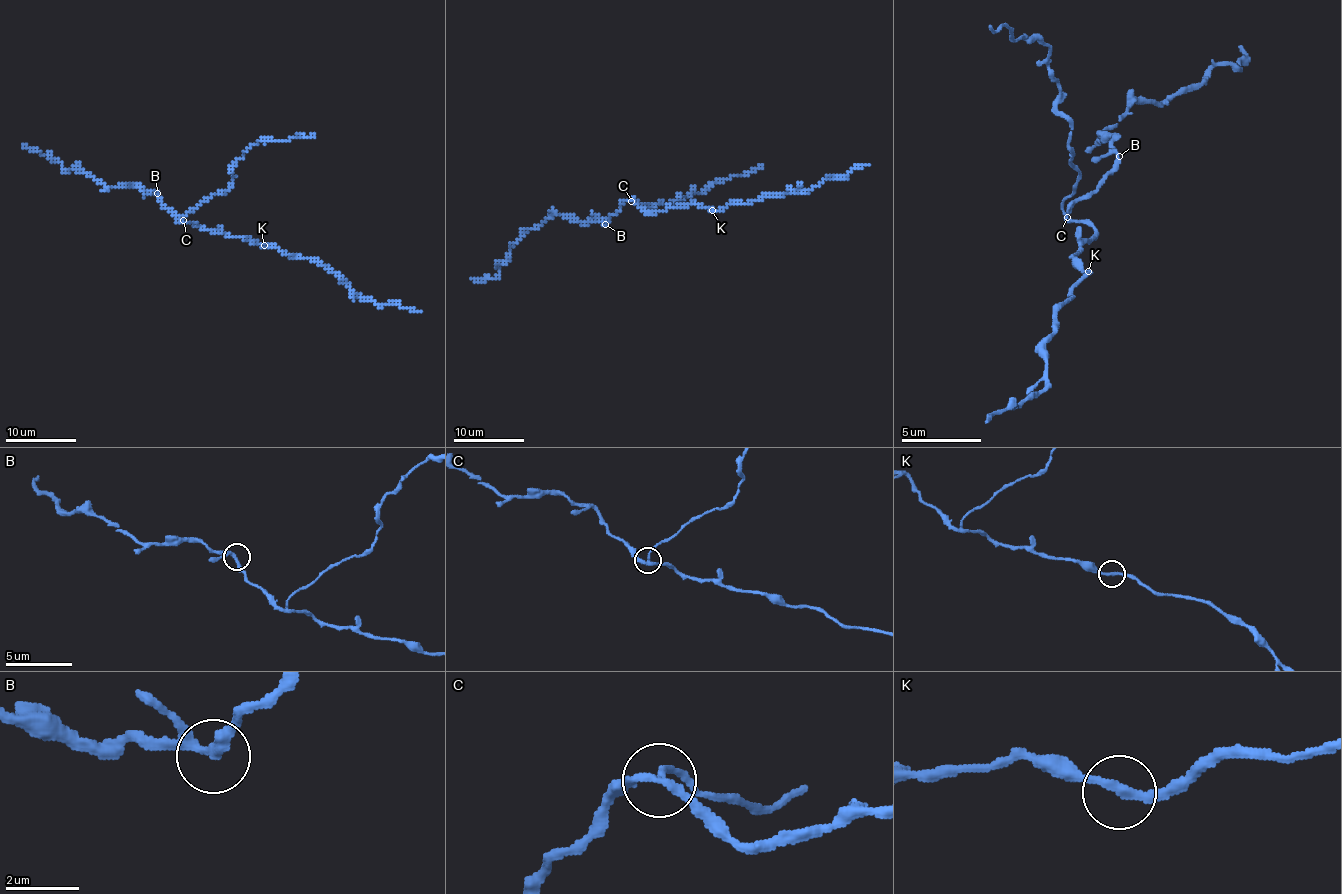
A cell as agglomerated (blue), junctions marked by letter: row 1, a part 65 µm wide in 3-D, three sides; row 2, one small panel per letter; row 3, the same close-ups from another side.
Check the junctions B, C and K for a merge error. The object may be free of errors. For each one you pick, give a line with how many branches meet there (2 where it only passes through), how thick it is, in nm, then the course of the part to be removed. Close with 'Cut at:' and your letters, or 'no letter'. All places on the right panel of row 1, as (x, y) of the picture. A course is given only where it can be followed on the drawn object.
C: 3 | 200 nm | (1068, 216), (1064, 204), (1076, 172), (1048, 48), (988, 24)
Cut at: C

